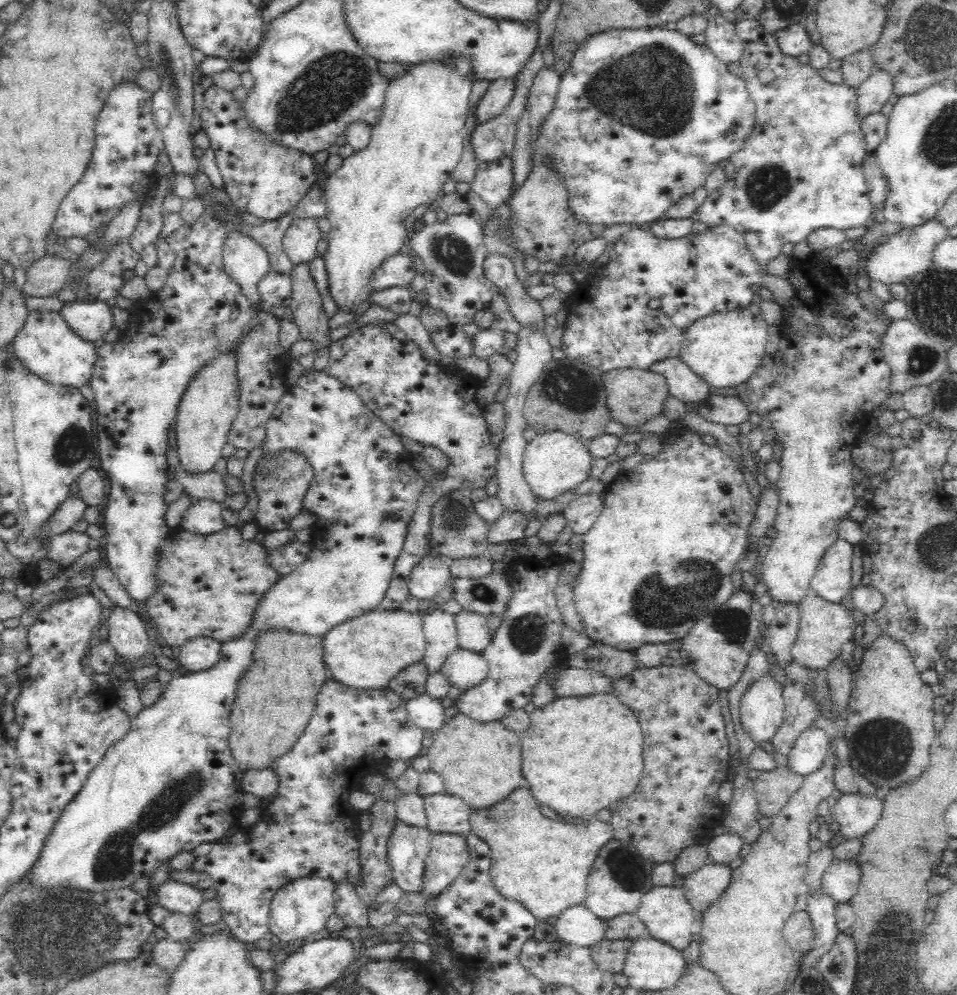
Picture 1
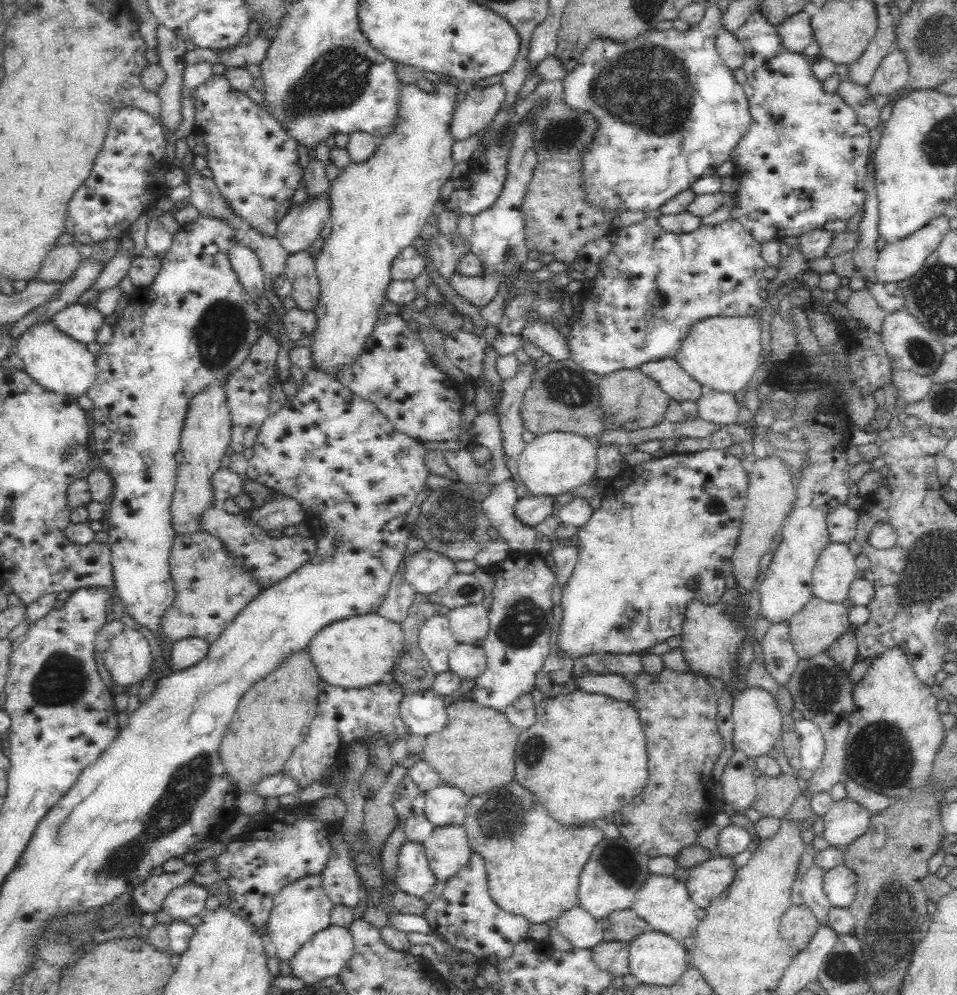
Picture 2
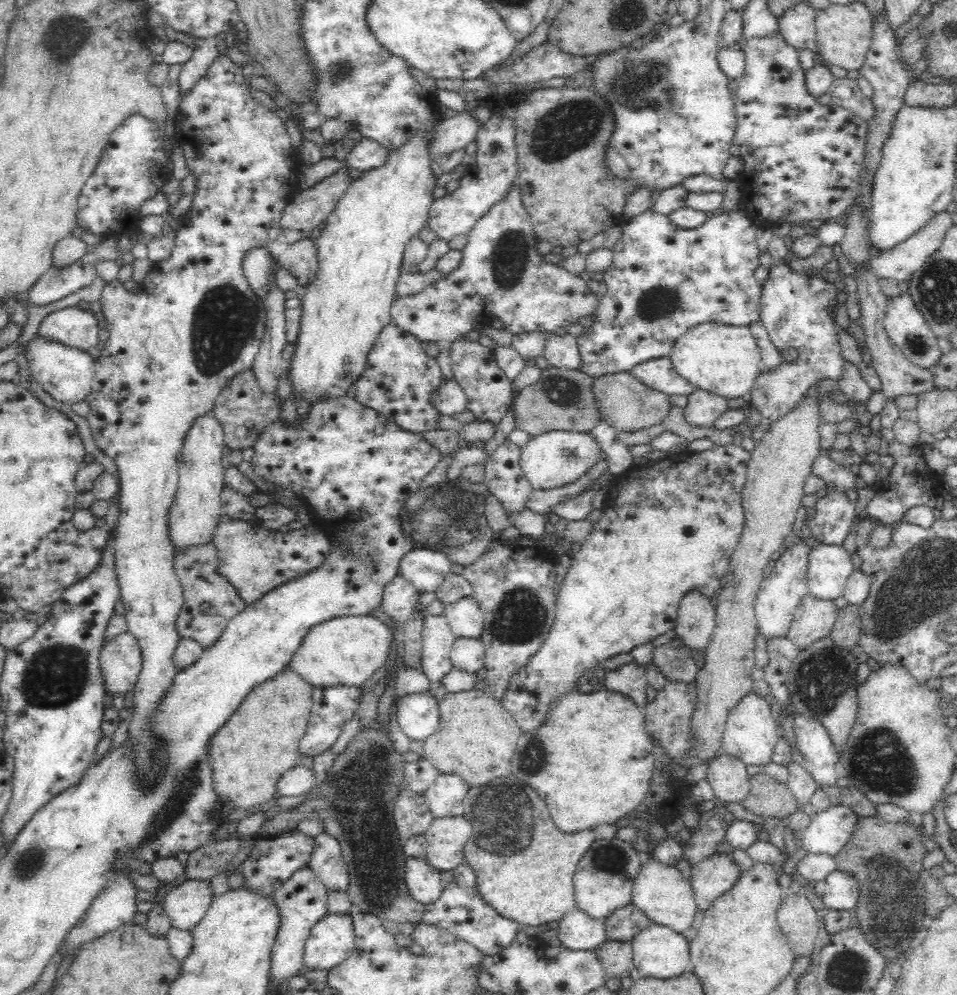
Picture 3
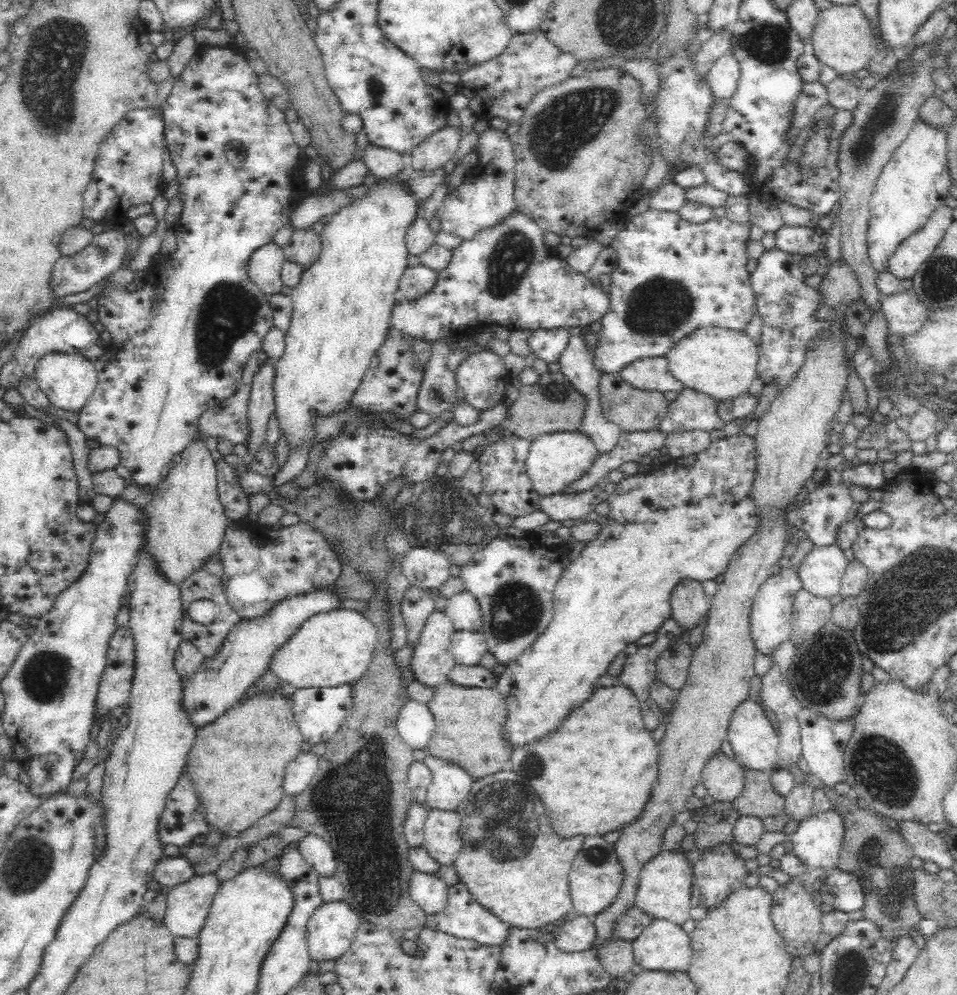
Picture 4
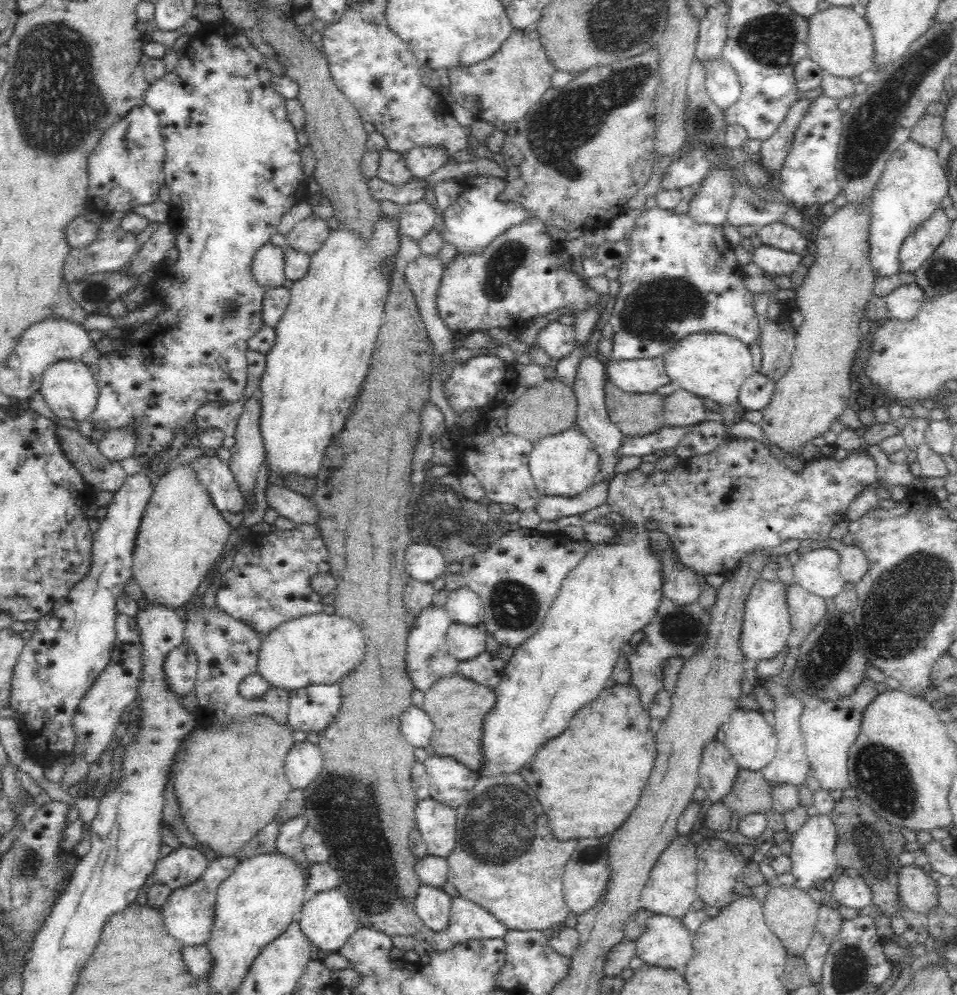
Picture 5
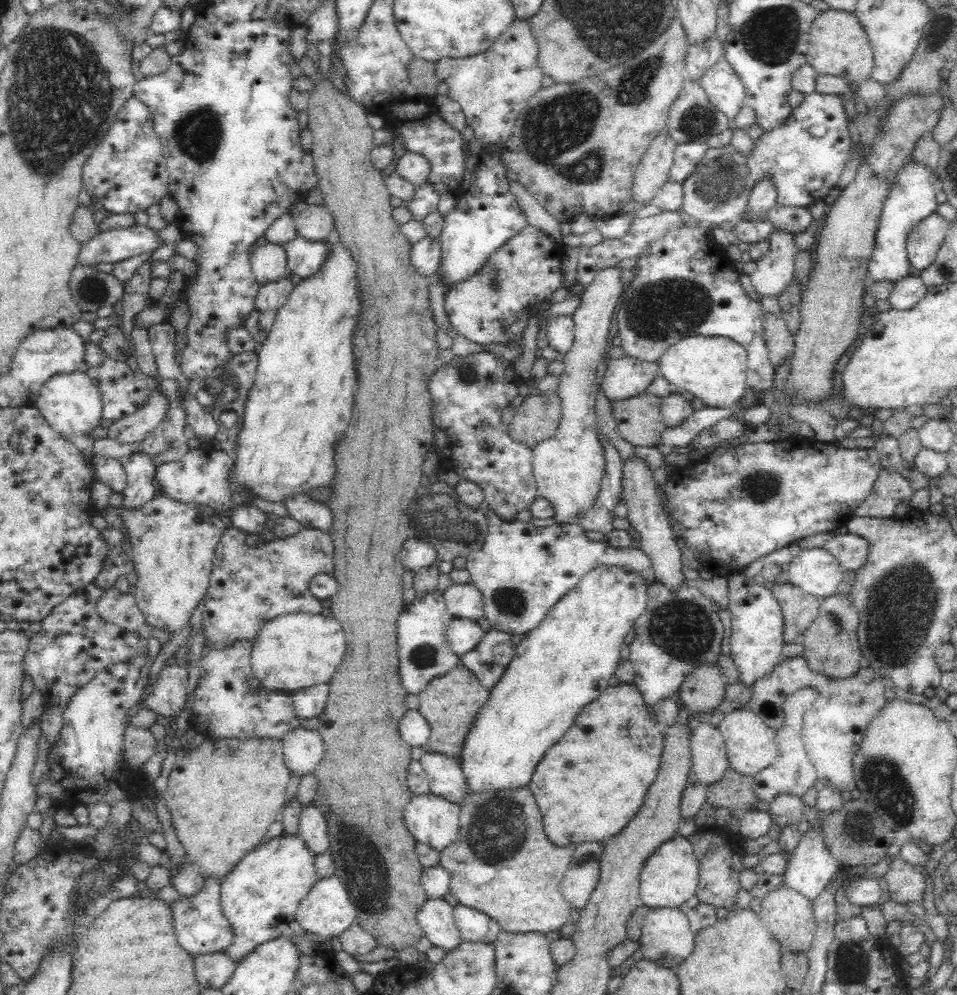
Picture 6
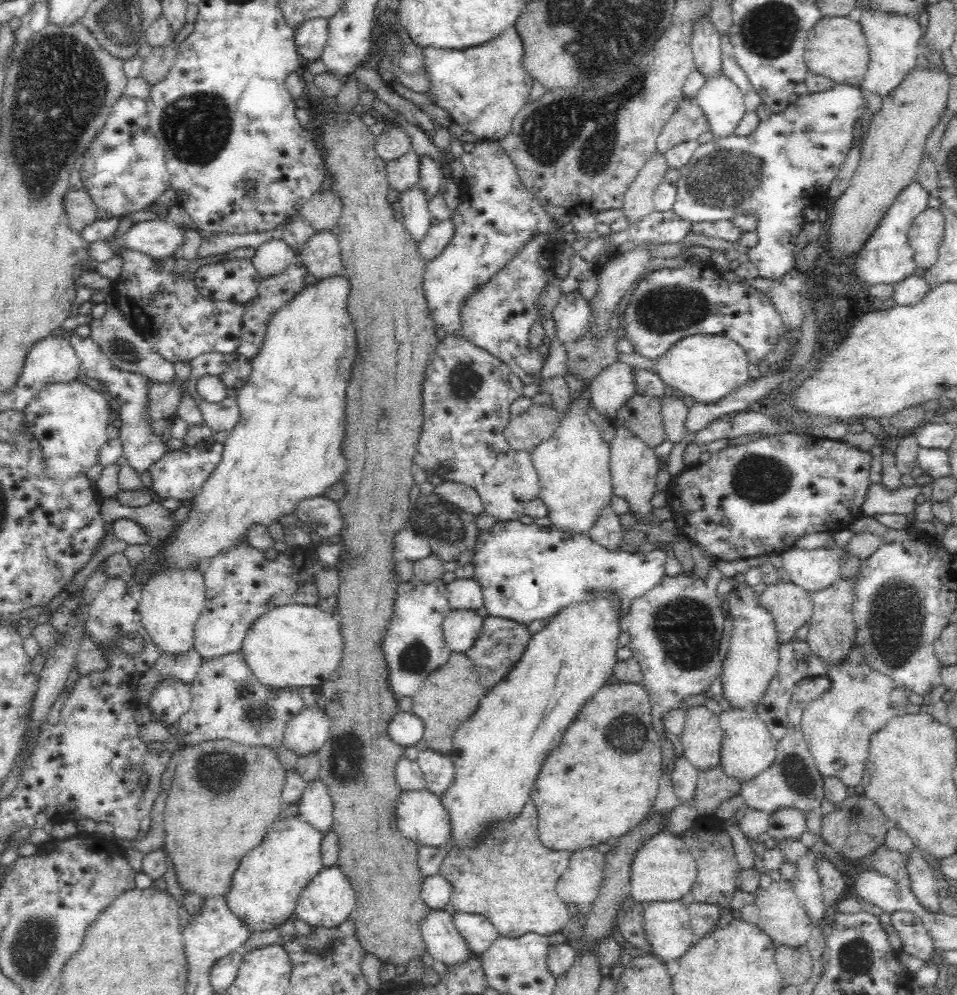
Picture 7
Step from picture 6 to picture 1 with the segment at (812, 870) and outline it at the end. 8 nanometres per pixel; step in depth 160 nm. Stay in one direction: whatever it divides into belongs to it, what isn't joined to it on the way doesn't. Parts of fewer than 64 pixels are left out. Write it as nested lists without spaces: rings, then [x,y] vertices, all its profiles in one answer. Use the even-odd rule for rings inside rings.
[[[876,791],[842,794],[832,809],[829,822],[845,839],[862,837],[873,830],[883,808],[884,800]]]

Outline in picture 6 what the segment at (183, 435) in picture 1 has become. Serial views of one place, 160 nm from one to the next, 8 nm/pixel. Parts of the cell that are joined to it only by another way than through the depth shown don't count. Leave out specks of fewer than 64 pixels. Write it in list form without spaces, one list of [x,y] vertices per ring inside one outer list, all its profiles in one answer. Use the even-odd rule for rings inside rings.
[[[156,494],[142,507],[135,510],[121,510],[116,507],[118,515],[128,528],[132,550],[130,557],[138,573],[135,600],[142,611],[147,624],[169,633],[170,638],[178,635],[190,622],[193,611],[207,595],[209,577],[215,559],[216,544],[226,531],[226,525],[219,516],[205,515],[196,510],[194,504],[183,503],[175,498]]]

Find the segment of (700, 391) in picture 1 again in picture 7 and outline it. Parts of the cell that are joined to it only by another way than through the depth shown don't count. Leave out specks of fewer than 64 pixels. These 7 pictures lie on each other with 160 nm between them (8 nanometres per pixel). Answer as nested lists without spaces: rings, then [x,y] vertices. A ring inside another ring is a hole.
[[[621,361],[608,366],[604,371],[600,371],[587,384],[587,388],[591,393],[591,410],[595,414],[606,416],[616,421],[616,416],[620,407],[632,398],[636,393],[634,369]]]

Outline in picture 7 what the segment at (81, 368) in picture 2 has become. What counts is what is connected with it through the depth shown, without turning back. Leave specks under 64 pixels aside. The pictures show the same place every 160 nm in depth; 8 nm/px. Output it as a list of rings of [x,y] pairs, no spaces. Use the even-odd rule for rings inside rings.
[[[78,380],[47,384],[24,411],[24,420],[31,435],[42,445],[46,468],[57,481],[67,481],[99,462],[99,452],[108,442],[108,423],[111,421],[104,395]]]

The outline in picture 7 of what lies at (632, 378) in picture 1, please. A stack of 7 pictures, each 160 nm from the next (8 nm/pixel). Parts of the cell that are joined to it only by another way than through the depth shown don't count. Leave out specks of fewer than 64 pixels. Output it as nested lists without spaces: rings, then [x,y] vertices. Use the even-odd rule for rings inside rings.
[[[636,392],[620,407],[616,421],[650,447],[654,448],[666,440],[658,397],[644,396]]]

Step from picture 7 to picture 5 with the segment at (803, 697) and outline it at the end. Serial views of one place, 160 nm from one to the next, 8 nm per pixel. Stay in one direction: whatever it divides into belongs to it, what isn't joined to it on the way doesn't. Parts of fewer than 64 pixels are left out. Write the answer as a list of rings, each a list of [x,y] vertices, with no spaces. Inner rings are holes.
[[[791,650],[786,653],[785,663],[779,673],[773,673],[771,676],[765,677],[765,690],[773,697],[775,704],[774,710],[770,715],[772,728],[778,739],[778,748],[774,758],[760,771],[762,777],[770,786],[775,787],[783,784],[792,784],[796,787],[805,785],[806,777],[811,774],[811,764],[805,752],[804,739],[801,731],[801,716],[804,713],[804,703],[786,690],[786,682],[793,673],[797,663],[797,652]]]

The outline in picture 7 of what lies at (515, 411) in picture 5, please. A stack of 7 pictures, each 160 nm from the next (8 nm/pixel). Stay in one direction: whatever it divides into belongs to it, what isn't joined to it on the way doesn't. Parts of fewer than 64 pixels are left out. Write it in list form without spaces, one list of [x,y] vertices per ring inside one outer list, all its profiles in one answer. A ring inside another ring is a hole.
[[[533,405],[522,414],[511,417],[505,430],[505,437],[513,449],[516,451],[526,451],[532,454],[533,450],[543,441],[552,438],[556,428],[558,428],[561,414],[555,407],[547,405]]]

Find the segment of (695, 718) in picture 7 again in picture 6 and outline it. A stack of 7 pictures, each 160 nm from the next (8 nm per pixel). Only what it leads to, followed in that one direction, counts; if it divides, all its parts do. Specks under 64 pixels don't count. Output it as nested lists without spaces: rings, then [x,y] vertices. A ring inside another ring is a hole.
[[[704,720],[692,728],[690,739],[691,770],[697,780],[708,788],[720,780],[729,767],[723,734],[719,727]]]

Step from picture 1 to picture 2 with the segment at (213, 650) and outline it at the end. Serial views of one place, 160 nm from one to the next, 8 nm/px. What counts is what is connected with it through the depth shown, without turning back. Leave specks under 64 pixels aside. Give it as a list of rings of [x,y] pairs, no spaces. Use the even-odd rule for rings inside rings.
[[[188,638],[172,643],[171,650],[167,653],[168,664],[174,670],[184,670],[204,660],[210,650],[210,643],[202,638]]]

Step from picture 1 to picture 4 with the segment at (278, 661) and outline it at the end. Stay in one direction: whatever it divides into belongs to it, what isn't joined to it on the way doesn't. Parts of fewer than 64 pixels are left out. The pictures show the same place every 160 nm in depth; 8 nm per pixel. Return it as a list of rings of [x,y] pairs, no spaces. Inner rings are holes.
[[[281,682],[280,689],[269,689],[269,693],[257,693],[244,701],[244,704],[231,707],[214,722],[197,730],[184,768],[190,773],[191,780],[198,789],[208,828],[217,829],[222,839],[242,834],[241,832],[250,828],[261,816],[274,810],[285,795],[283,780],[287,764],[299,755],[302,742],[305,741],[291,709],[293,690],[292,686]]]

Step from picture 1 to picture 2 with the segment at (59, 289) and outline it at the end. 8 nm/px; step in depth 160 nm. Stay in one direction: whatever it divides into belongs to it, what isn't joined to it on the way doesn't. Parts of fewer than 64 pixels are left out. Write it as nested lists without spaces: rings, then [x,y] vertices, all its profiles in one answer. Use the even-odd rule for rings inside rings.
[[[56,245],[44,257],[40,268],[32,279],[39,280],[40,282],[63,283],[78,268],[81,258],[78,245]]]

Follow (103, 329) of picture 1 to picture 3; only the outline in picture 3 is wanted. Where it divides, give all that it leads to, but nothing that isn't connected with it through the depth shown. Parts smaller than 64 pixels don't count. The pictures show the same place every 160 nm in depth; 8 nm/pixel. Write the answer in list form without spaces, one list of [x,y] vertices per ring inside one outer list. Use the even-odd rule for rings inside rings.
[[[73,306],[48,314],[42,320],[37,334],[88,351],[101,345],[99,330],[98,320],[91,310]]]

